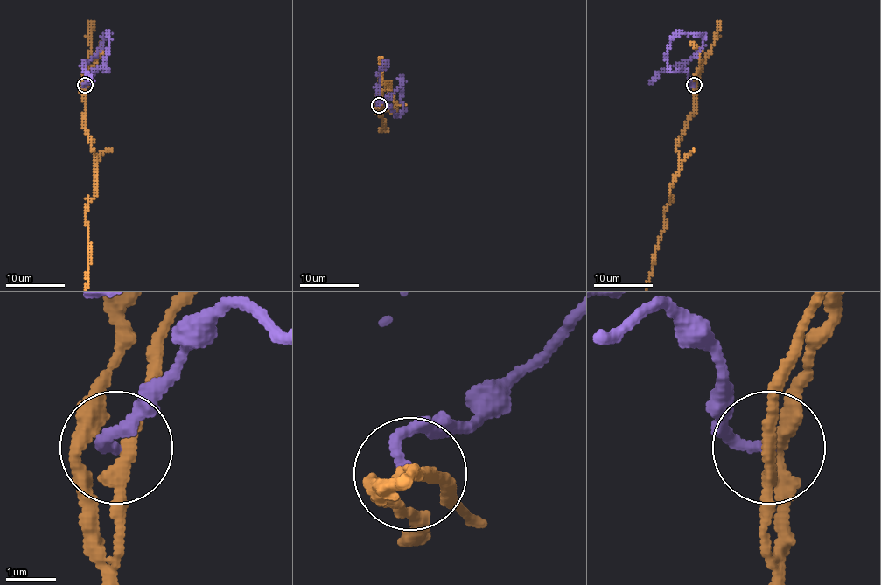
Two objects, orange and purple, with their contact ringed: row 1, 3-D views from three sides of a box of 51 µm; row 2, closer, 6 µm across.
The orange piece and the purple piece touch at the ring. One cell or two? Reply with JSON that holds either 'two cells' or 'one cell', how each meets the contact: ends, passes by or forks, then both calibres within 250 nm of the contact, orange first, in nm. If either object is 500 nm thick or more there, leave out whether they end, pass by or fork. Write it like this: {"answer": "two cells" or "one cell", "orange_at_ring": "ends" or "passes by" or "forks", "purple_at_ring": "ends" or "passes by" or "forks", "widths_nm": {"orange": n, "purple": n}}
{"answer": "two cells", "orange_at_ring": "passes by", "purple_at_ring": "ends", "widths_nm": {"orange": 240, "purple": 220}}

